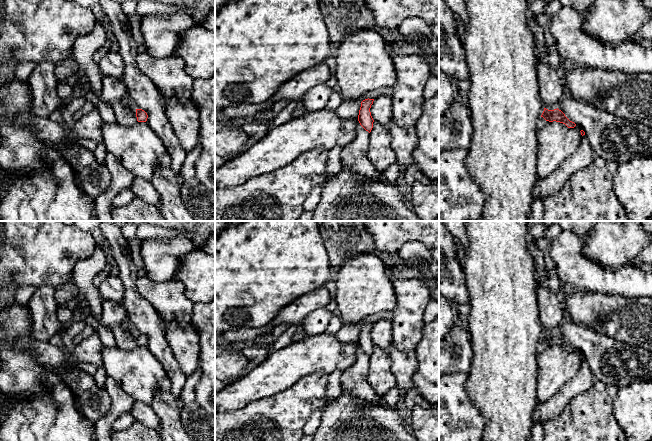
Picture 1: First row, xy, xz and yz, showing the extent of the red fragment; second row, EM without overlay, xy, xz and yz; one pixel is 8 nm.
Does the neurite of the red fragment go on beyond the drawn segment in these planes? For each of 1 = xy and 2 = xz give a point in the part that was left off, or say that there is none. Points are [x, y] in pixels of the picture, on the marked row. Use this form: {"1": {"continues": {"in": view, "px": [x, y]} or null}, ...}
{"1": {"continues": null}, "2": {"continues": null}}

